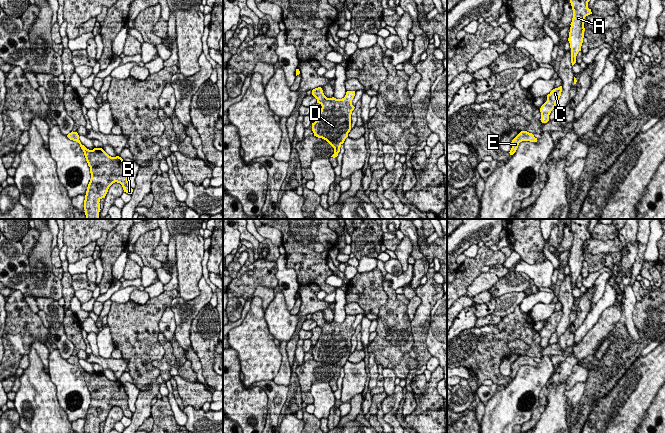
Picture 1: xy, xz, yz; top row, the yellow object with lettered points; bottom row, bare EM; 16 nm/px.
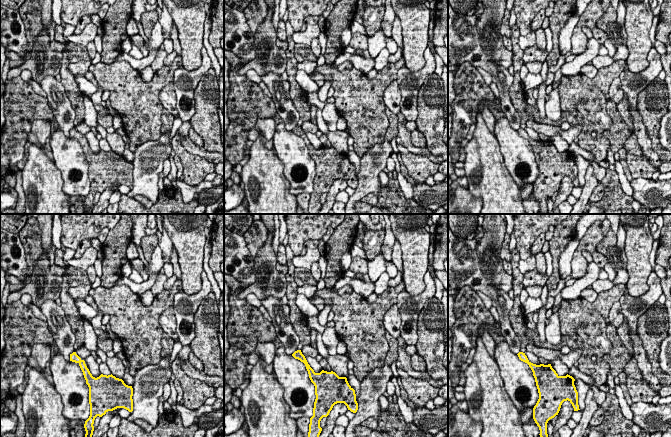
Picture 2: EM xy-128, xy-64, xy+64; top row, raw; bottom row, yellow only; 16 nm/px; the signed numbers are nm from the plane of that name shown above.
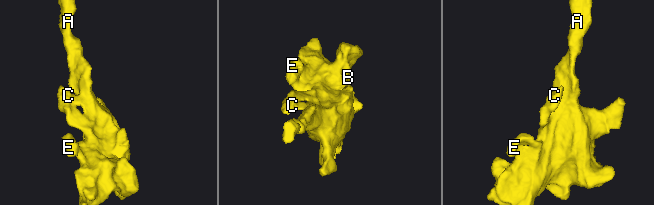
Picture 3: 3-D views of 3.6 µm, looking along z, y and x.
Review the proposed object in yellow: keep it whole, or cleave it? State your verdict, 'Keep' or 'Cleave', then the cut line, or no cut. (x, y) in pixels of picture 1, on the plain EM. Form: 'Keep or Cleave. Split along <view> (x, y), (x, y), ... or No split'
Keep. No split

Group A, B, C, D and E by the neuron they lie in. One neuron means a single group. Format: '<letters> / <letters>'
A B C D E

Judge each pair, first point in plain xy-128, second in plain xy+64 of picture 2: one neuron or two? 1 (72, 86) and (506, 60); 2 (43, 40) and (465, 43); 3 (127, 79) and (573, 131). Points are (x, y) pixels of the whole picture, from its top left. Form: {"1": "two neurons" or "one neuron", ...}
{"1": "two neurons", "2": "two neurons", "3": "two neurons"}

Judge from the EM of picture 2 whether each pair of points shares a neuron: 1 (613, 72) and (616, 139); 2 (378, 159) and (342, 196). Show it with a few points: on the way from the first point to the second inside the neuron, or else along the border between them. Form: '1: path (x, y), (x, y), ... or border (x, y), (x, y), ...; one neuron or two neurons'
1: border (610, 115), (611, 125), (603, 132), (606, 139); two neurons
2: path (369, 171), (368, 183), (354, 197); one neuron

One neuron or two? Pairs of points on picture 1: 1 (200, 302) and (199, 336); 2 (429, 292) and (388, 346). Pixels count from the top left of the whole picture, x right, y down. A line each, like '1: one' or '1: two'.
1: two
2: two

